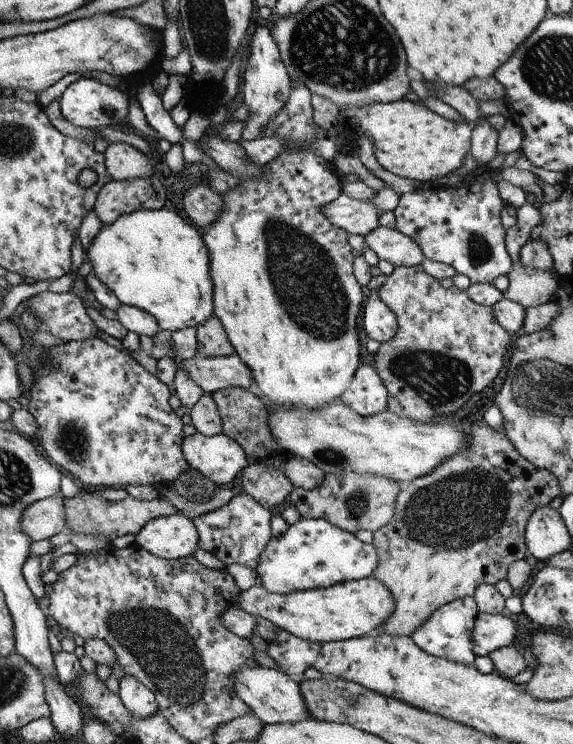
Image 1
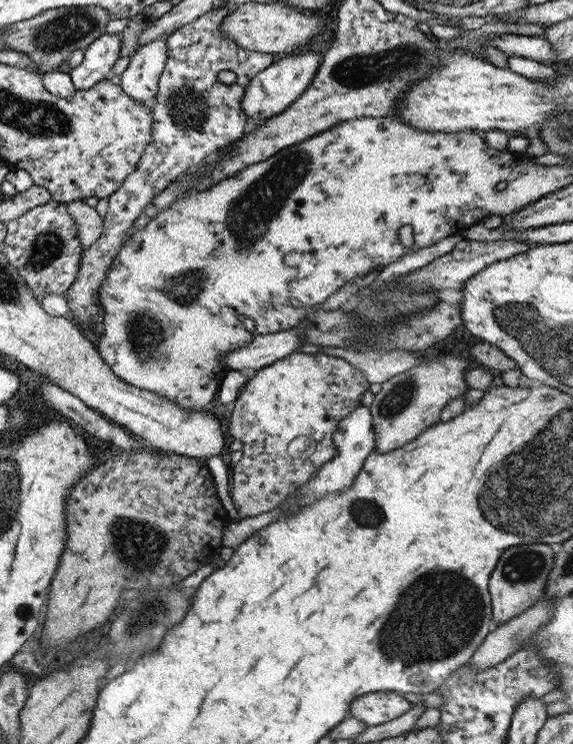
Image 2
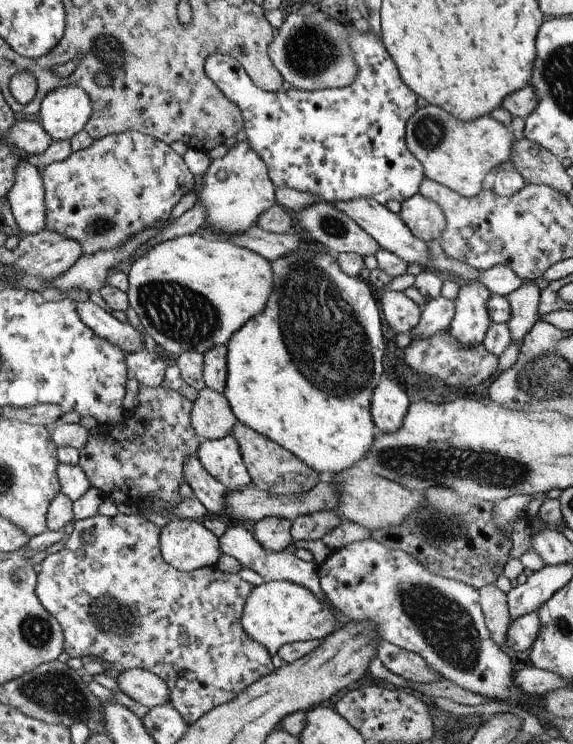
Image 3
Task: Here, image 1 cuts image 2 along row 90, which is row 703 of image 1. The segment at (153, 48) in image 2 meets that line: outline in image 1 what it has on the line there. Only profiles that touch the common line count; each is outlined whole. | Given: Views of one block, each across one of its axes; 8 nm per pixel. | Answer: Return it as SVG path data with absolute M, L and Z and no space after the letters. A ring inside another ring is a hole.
M129 675L123 676L119 681L119 700L125 710L133 718L147 718L157 712L157 704L153 694L137 680Z

